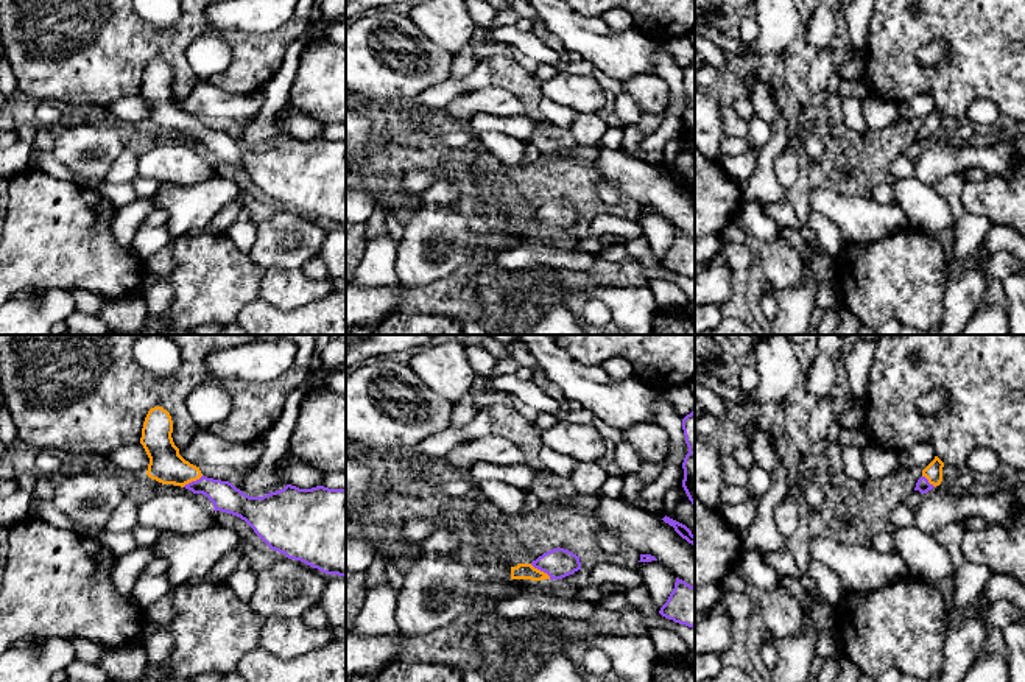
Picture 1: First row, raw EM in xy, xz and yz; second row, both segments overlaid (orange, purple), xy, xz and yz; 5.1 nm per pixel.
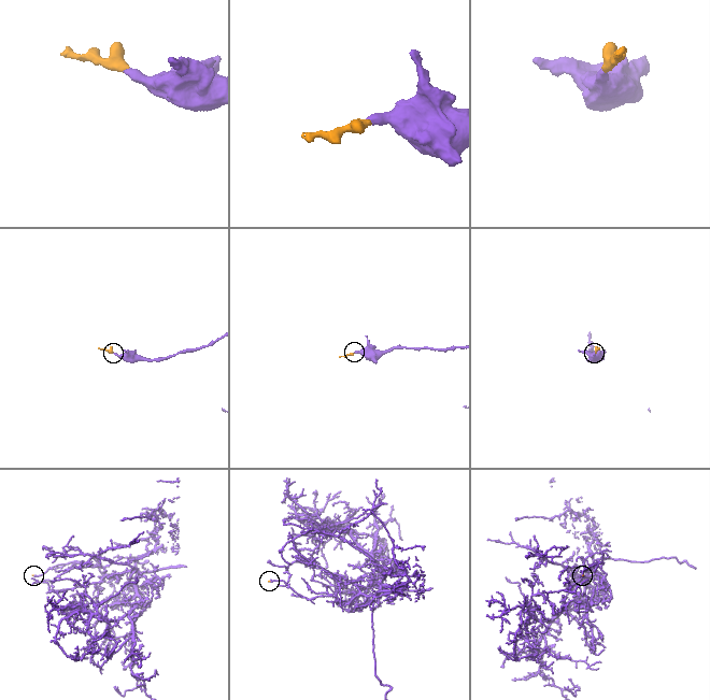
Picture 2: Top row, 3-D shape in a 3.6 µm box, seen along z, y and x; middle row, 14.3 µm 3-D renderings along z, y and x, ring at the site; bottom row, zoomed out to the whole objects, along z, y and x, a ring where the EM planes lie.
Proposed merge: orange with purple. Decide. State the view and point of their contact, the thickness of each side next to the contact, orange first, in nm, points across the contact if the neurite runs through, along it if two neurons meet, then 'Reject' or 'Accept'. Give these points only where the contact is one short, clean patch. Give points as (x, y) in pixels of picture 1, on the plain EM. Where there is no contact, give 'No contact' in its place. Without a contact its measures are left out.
Touches orange at xz (539, 221). Thickness 80 nm (orange) against 150 nm. Path across: xz (522, 221), (539, 221), (558, 214). Accept

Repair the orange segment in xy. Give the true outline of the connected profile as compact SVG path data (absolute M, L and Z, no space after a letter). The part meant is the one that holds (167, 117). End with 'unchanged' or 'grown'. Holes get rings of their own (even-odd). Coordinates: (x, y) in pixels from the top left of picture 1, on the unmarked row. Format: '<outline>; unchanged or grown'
M162 58L151 59L145 69L140 89L140 95L150 109L146 126L151 131L203 145L213 154L213 162L227 163L245 171L271 201L322 224L346 227L346 140L324 137L299 140L287 135L284 140L263 148L249 148L229 132L204 128L199 118L179 106L171 84L173 72L170 64Z; grown

